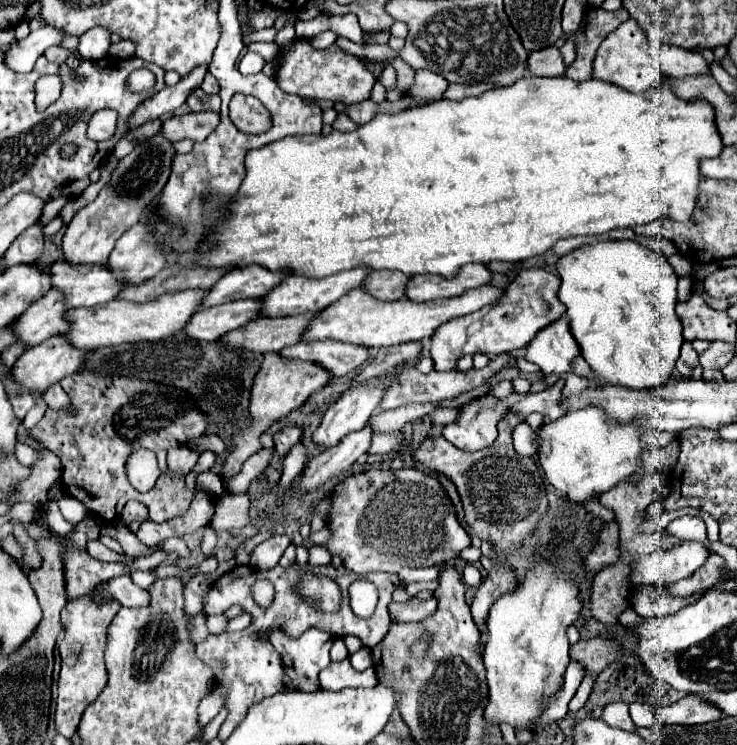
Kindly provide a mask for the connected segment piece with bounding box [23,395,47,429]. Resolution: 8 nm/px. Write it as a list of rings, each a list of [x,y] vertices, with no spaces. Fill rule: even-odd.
[[[33,395],[33,397],[35,397],[35,401],[37,401],[37,407],[33,407],[33,409],[25,415],[25,419],[23,419],[25,429],[33,429],[33,427],[41,421],[41,417],[43,417],[43,413],[45,413],[45,409],[47,409],[47,405],[45,405],[45,401],[43,401],[41,395]]]

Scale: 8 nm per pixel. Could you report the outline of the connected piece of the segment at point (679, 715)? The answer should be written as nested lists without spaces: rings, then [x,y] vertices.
[[[683,697],[669,707],[655,709],[657,723],[661,725],[703,725],[721,719],[721,713],[697,697]]]

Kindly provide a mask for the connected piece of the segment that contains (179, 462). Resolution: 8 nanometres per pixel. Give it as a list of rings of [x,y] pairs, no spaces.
[[[175,447],[167,451],[168,469],[178,474],[187,475],[193,471],[195,461],[198,461],[199,454],[191,453],[187,447]]]

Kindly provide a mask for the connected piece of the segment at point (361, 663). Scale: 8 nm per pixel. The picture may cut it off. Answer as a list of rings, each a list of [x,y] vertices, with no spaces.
[[[363,647],[361,651],[353,653],[353,655],[349,657],[349,661],[351,661],[351,667],[353,667],[355,671],[365,671],[367,667],[371,667],[371,651],[369,651],[367,647]]]

